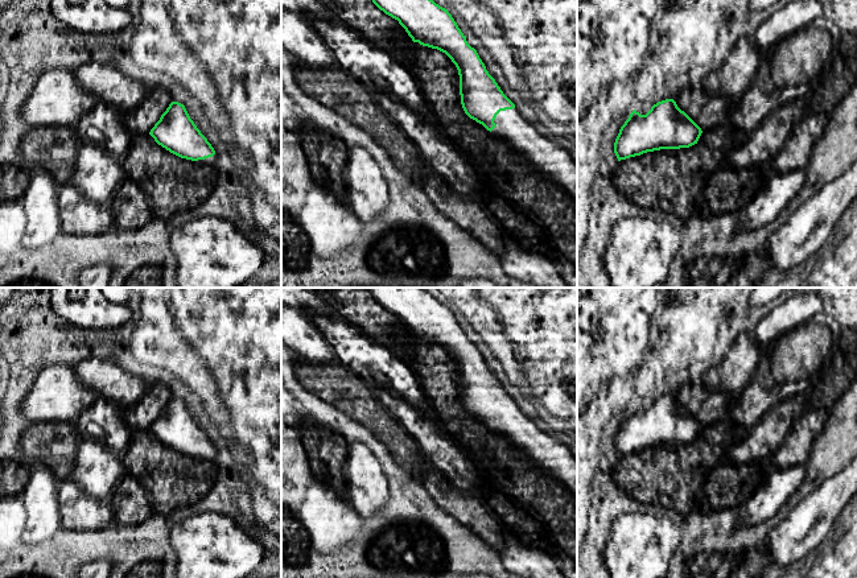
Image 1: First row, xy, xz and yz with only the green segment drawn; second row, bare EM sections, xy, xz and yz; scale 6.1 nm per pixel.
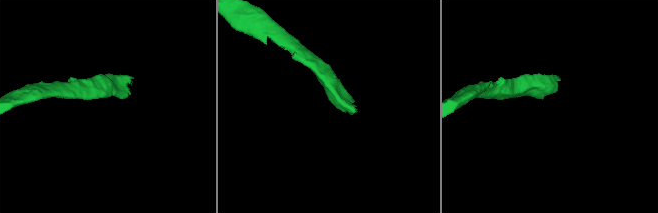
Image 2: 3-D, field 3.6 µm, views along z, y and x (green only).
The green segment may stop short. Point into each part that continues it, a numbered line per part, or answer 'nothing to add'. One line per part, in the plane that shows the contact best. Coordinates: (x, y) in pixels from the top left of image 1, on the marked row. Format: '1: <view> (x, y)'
1: xz (547, 156)

